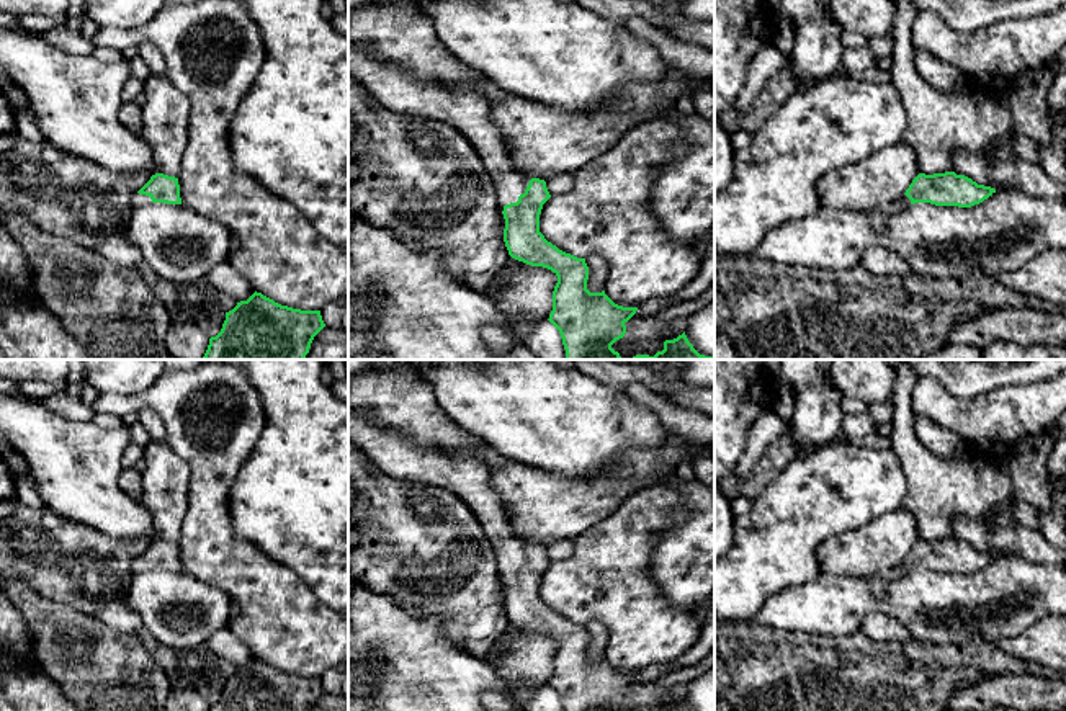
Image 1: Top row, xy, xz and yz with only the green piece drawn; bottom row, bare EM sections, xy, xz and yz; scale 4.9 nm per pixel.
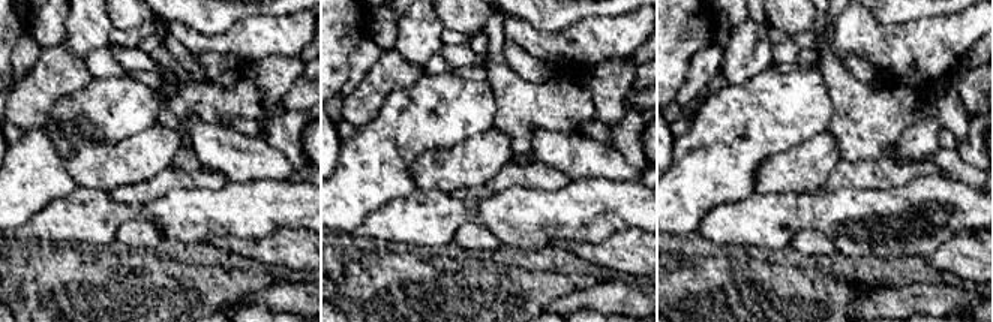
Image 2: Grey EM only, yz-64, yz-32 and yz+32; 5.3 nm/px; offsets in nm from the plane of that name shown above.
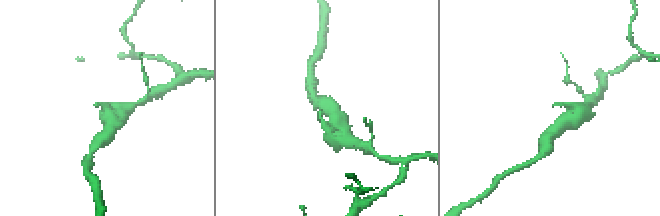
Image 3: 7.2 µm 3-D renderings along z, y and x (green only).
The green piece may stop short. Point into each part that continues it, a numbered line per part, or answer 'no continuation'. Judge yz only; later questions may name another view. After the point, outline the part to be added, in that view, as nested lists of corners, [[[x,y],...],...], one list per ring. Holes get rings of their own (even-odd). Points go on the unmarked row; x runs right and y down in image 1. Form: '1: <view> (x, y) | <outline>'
1: yz (903, 567) | [[[903,561],[894,570],[888,572],[885,577],[896,579],[896,577],[906,575],[909,572],[911,572],[911,566],[906,561]]]

